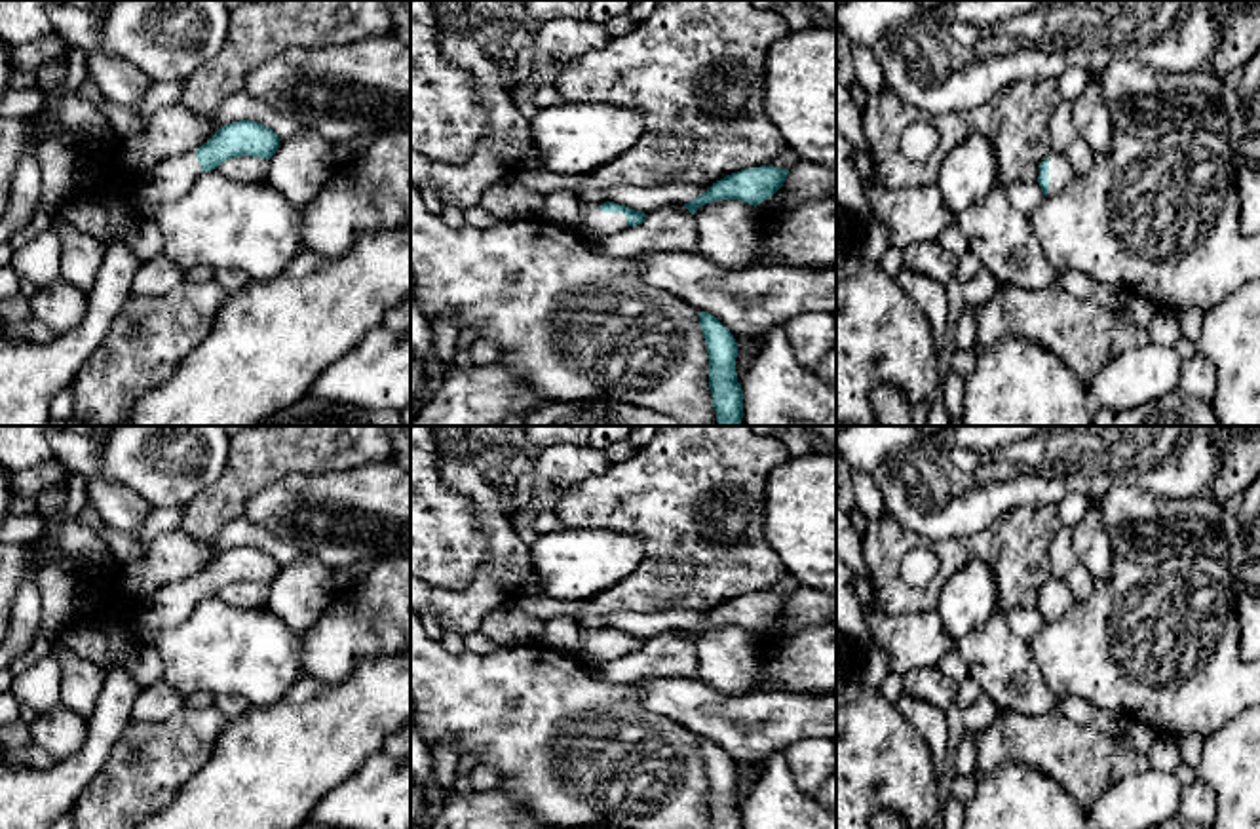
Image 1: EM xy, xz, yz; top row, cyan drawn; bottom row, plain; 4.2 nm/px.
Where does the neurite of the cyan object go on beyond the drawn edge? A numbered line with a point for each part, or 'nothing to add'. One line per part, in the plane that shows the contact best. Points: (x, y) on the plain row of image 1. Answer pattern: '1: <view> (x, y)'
1: yz (1061, 597)

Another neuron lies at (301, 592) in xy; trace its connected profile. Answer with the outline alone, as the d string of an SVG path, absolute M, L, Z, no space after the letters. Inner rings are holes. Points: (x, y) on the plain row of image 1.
M304 555L279 567L268 586L268 608L295 631L310 629L338 591L334 572L321 559Z

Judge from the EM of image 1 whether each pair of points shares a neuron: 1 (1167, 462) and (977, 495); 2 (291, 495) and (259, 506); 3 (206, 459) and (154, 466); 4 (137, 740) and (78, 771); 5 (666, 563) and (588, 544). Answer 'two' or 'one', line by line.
1: one
2: one
3: one
4: two
5: two

